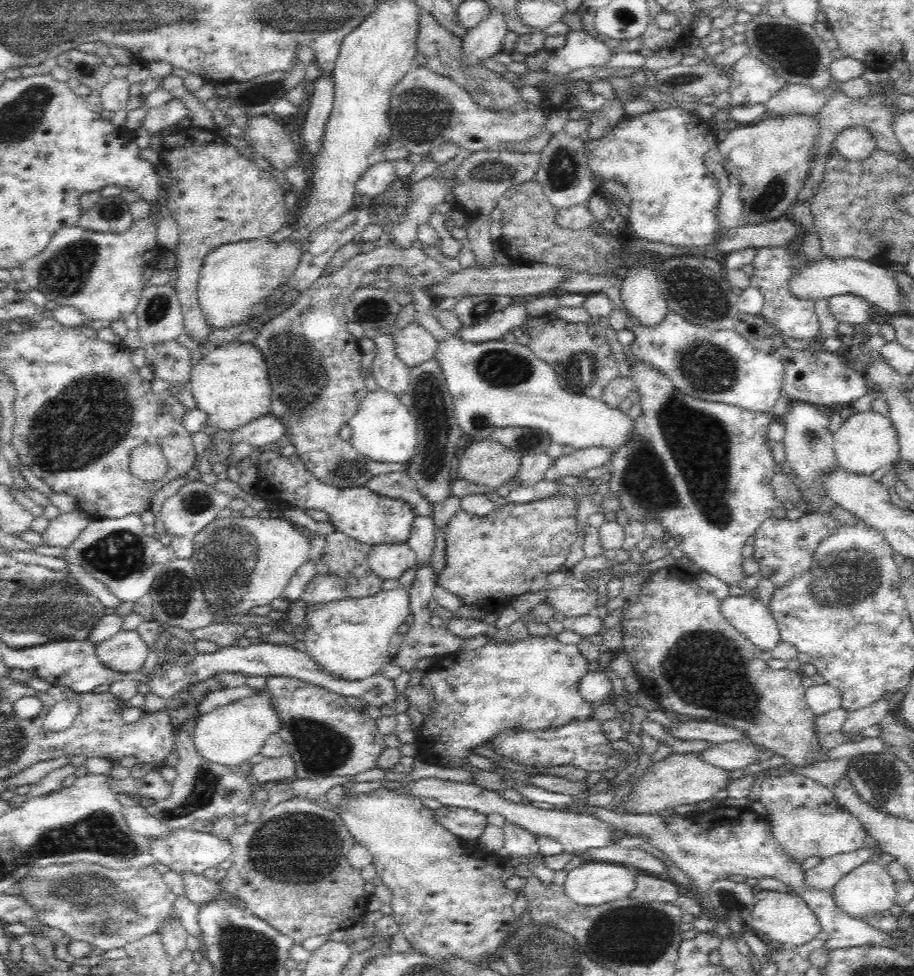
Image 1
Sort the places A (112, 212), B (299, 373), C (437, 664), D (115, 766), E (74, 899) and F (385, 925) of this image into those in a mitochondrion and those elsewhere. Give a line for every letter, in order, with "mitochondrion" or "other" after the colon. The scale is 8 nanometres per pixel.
A: mitochondrion
B: mitochondrion
C: other
D: other
E: mitochondrion
F: other

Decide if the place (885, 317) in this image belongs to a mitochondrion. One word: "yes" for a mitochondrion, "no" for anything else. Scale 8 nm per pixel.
no

